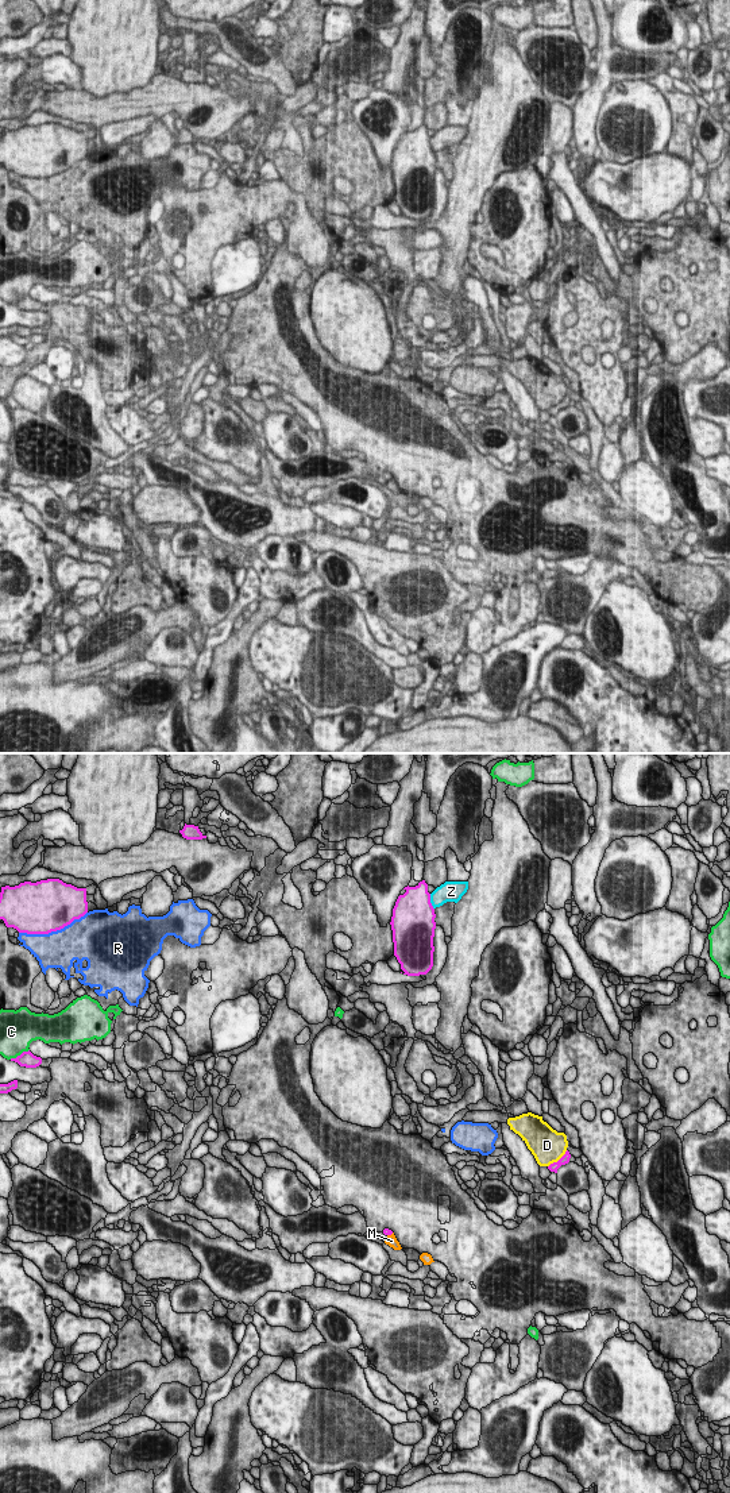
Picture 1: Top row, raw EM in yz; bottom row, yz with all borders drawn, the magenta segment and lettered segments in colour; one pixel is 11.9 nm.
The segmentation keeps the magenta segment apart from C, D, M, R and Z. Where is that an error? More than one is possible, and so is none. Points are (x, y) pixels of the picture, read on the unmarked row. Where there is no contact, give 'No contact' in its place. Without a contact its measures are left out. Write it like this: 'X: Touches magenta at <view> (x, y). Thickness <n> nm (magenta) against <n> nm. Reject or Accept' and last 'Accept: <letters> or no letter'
C: Touches magenta at yz (20, 299). Thickness 180 nm (magenta) against 400 nm. Reject
D: Touches magenta at yz (559, 404). Thickness 100 nm (magenta) against 400 nm. Reject
M: Touches magenta at yz (390, 478). Thickness 90 nm (magenta) against 130 nm. Reject
R: Touches magenta at yz (53, 174). Thickness 500 nm (magenta) against 440 nm. Reject
Z: Touches magenta at yz (429, 146). Thickness 500 nm (magenta) against 220 nm. Reject
Accept: no letter

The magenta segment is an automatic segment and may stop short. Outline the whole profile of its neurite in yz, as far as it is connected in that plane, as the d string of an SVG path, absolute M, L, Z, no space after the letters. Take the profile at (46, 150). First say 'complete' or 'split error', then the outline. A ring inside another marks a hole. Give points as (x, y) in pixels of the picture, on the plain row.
complete; M59 123L1 131L0 163L19 177L49 178L86 157L86 132L77 132Z

